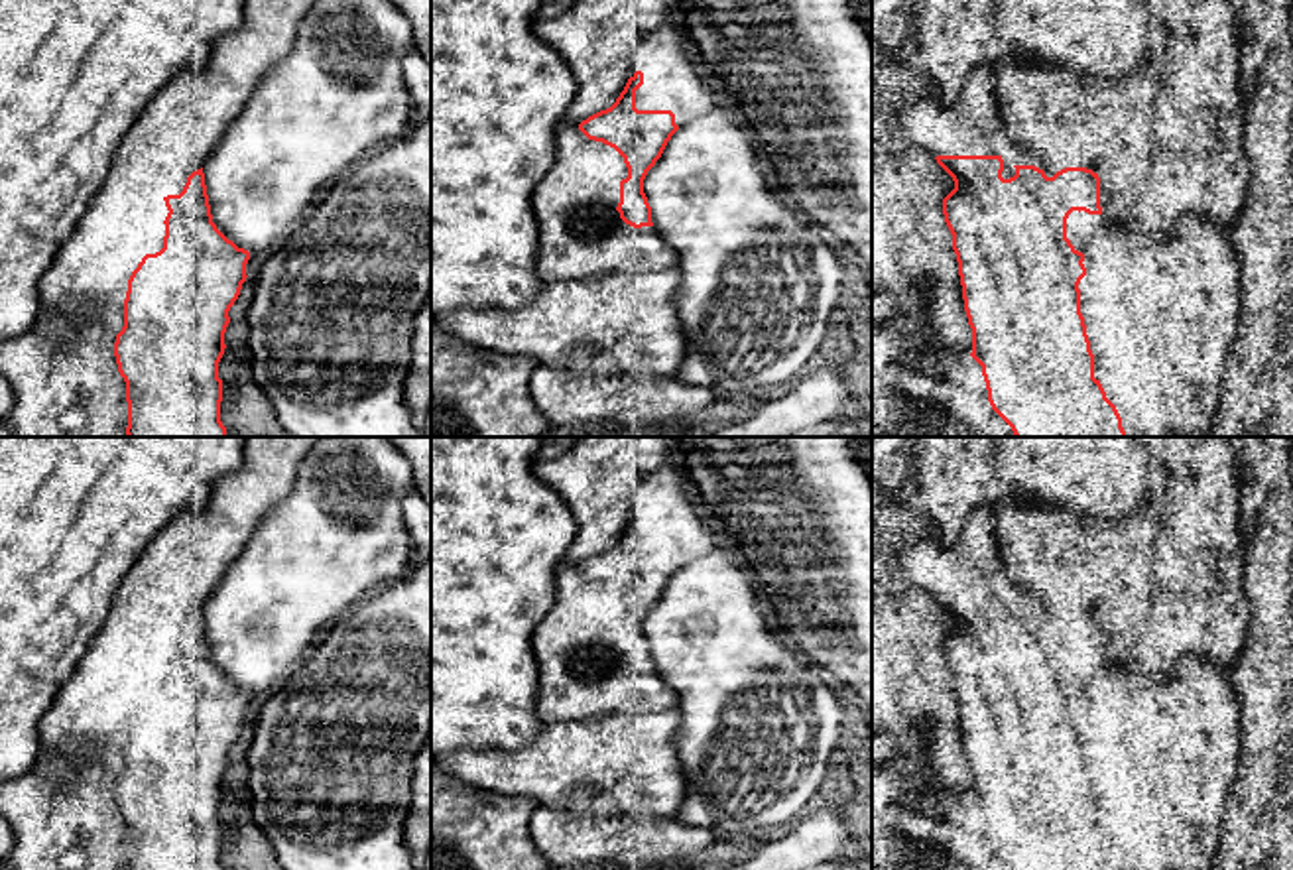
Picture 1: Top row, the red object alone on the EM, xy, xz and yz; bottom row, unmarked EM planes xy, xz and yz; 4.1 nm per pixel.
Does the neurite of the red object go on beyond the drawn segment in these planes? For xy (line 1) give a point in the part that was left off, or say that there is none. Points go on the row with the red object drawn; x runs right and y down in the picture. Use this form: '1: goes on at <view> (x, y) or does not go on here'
1: does not go on here

